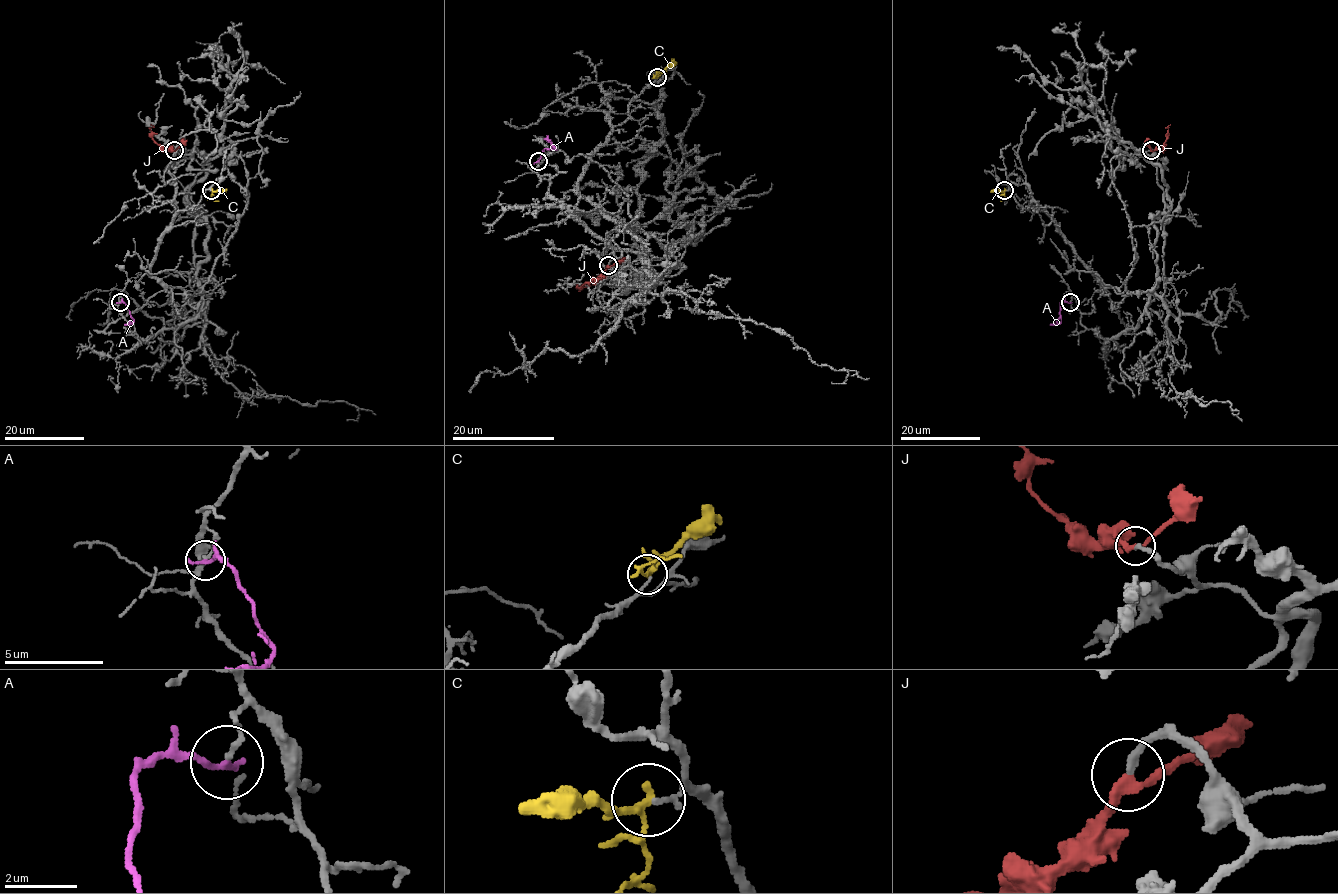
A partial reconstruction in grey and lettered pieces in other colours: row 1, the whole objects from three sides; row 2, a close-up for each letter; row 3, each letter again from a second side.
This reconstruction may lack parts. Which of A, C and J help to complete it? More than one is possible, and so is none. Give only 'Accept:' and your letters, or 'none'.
Accept: J

